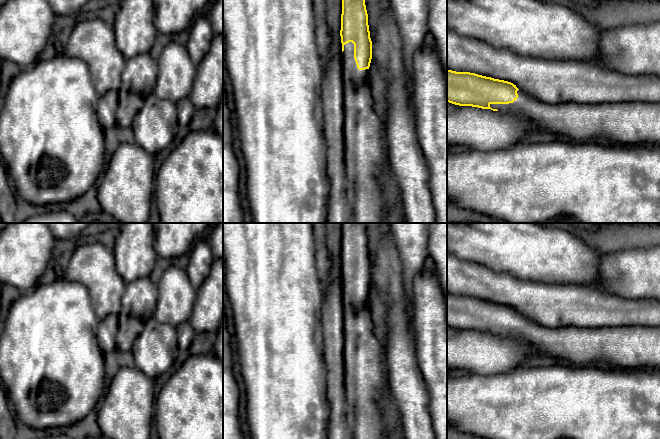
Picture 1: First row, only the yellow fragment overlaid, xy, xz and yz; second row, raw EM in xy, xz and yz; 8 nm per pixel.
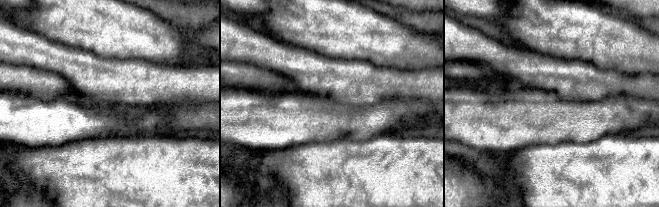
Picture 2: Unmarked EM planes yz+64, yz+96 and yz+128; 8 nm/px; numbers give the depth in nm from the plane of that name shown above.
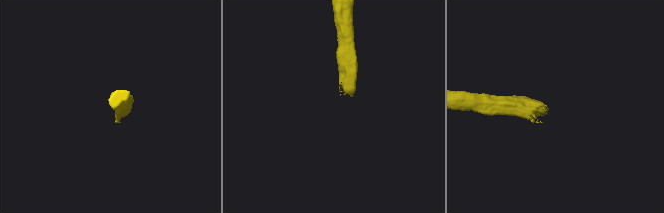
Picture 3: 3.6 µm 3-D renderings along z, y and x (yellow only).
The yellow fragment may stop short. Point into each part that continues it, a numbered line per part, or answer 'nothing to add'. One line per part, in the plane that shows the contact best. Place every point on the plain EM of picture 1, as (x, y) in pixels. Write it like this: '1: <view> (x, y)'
1: xz (350, 295)

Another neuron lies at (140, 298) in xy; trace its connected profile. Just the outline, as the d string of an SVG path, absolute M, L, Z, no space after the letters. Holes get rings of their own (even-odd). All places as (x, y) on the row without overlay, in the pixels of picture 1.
M149 276L136 279L126 284L125 293L121 300L124 309L121 318L125 314L142 320L153 317L157 300L157 284Z

